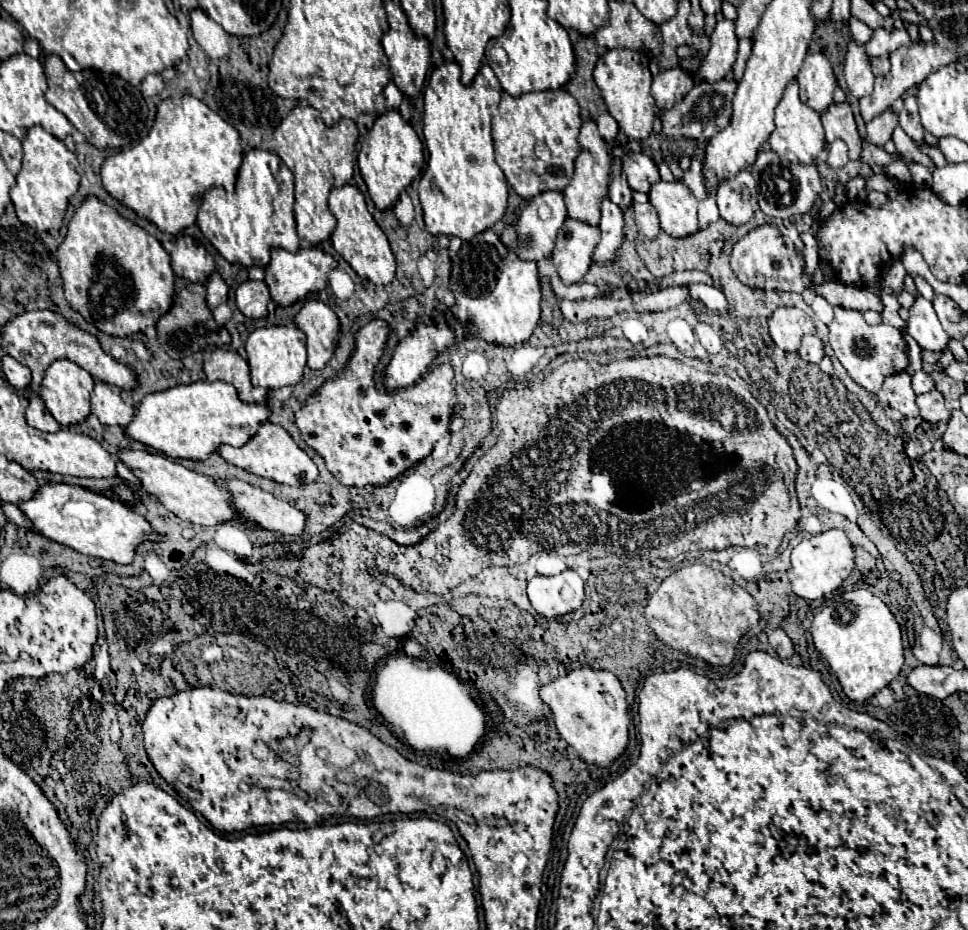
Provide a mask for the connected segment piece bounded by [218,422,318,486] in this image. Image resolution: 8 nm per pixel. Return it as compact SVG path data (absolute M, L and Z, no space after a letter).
M266 422L264 426L260 426L256 436L248 444L244 444L242 448L234 448L234 446L224 444L218 448L218 452L230 464L244 468L248 472L254 472L262 478L270 478L278 484L300 486L300 484L306 484L306 482L312 482L318 478L318 468L312 462L312 458L294 442L294 438L290 436L288 430L284 430L282 426L272 424L272 422Z

